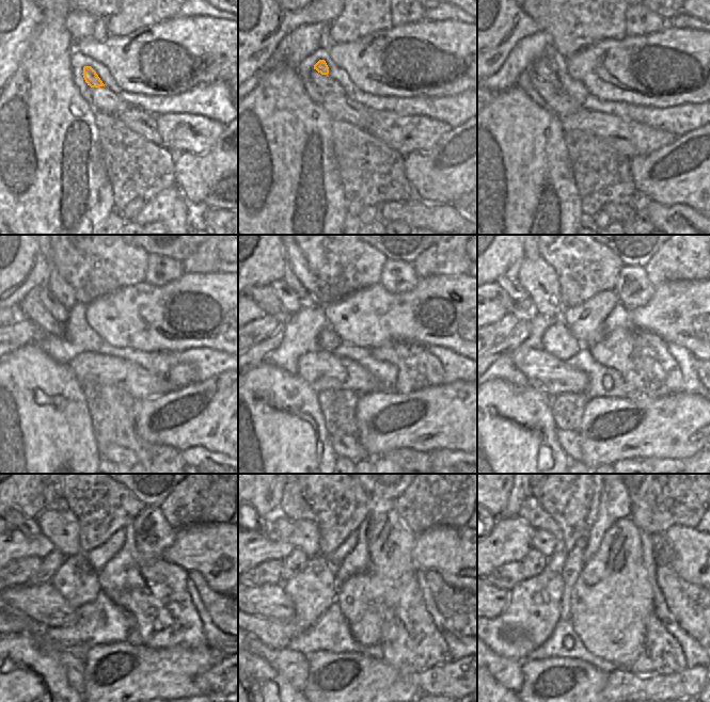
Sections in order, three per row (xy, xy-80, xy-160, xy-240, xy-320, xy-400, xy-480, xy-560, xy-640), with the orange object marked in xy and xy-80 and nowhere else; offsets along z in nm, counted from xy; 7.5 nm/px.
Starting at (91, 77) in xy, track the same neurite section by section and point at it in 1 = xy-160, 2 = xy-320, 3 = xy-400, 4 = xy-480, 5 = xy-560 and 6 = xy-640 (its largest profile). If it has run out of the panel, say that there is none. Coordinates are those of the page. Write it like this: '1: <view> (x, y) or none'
1: xy-160 (551, 63)
2: xy-320 (298, 275)
3: xy-400 (538, 277)
4: xy-480 (62, 527)
5: xy-560 (305, 536)
6: xy-640 (545, 542)

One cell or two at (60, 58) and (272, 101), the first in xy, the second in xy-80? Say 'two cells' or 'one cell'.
one cell

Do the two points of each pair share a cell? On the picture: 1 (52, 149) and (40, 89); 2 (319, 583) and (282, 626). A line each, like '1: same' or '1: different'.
1: same
2: same

